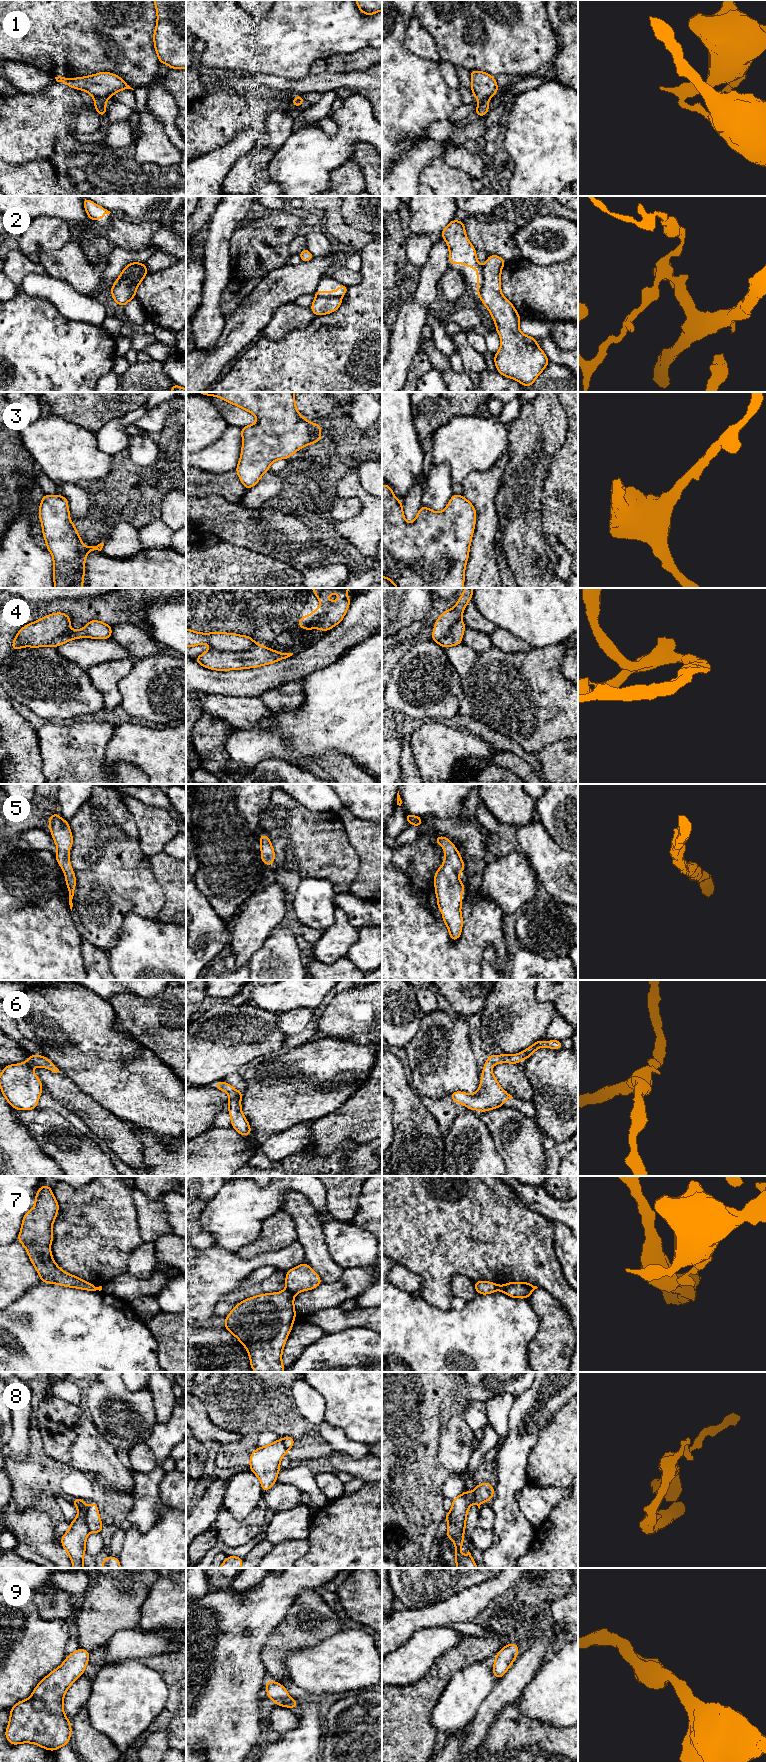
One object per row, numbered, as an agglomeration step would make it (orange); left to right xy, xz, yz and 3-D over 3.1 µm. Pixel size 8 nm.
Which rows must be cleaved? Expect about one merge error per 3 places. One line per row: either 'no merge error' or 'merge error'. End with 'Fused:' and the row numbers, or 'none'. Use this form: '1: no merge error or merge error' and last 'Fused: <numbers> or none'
1: merge error
2: merge error
3: no merge error
4: no merge error
5: no merge error
6: no merge error
7: merge error
8: merge error
9: no merge error
Fused: 1, 2, 7, 8

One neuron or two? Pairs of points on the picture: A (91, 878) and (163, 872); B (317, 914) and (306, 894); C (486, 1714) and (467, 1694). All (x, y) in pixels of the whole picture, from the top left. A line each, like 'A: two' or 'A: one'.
A: two
B: one
C: two

